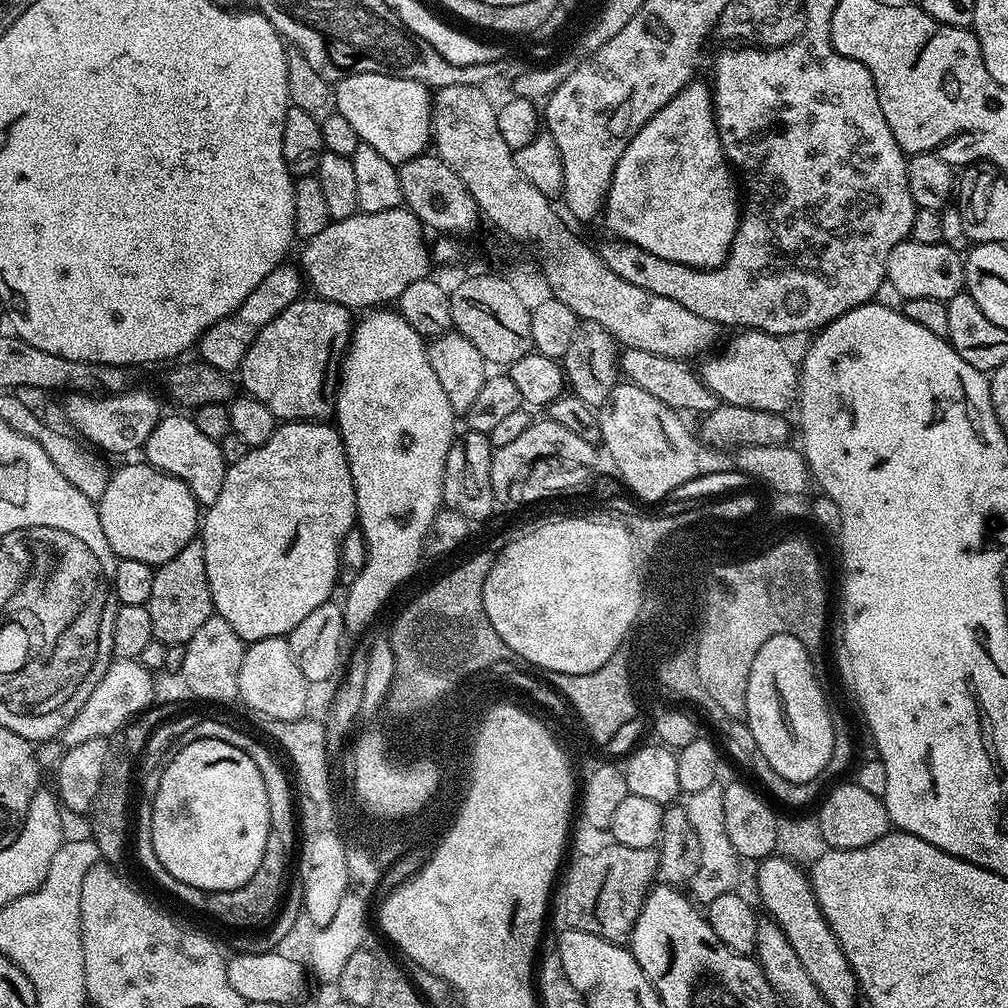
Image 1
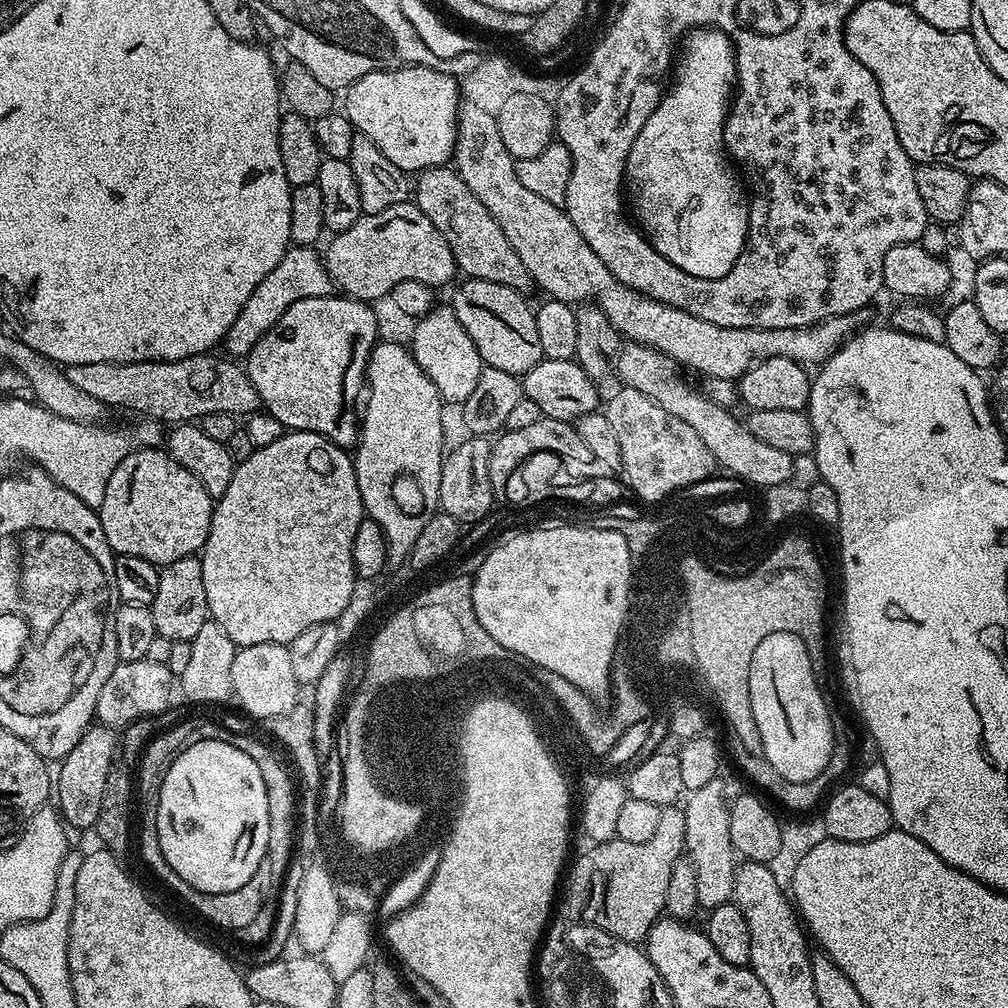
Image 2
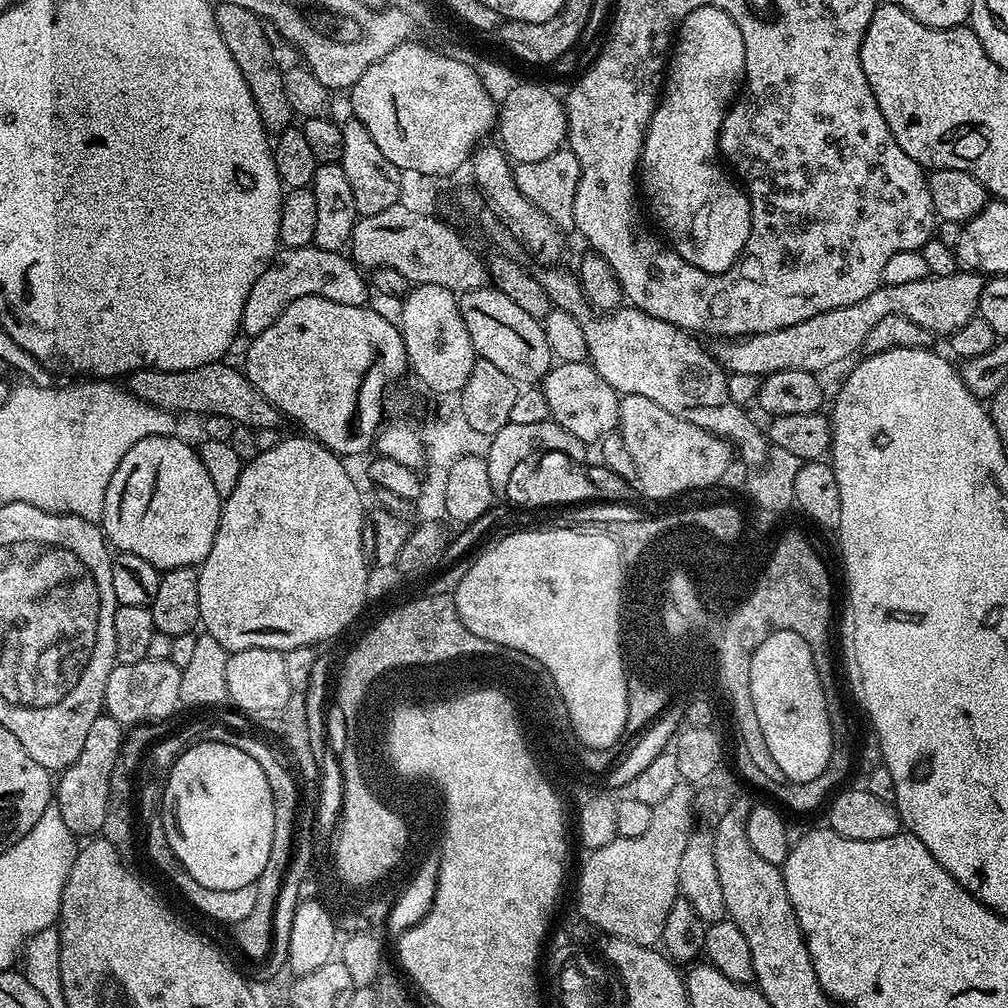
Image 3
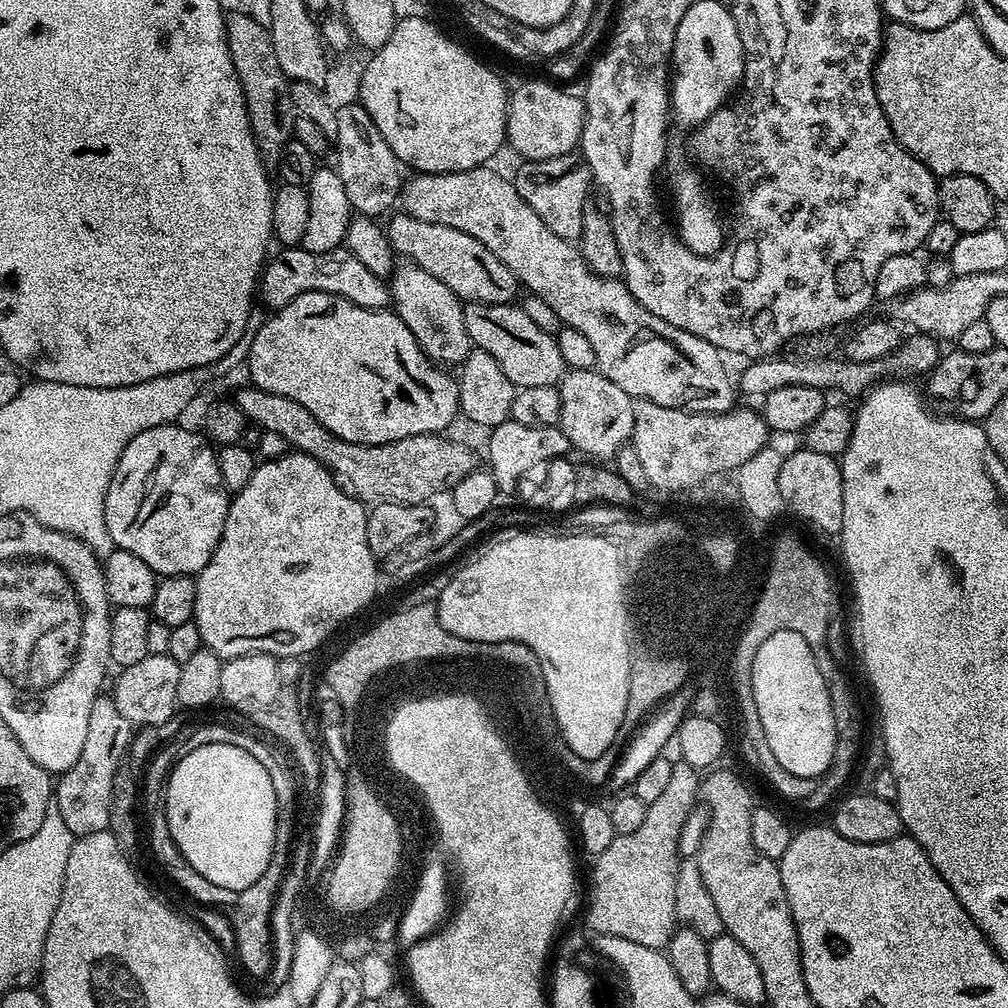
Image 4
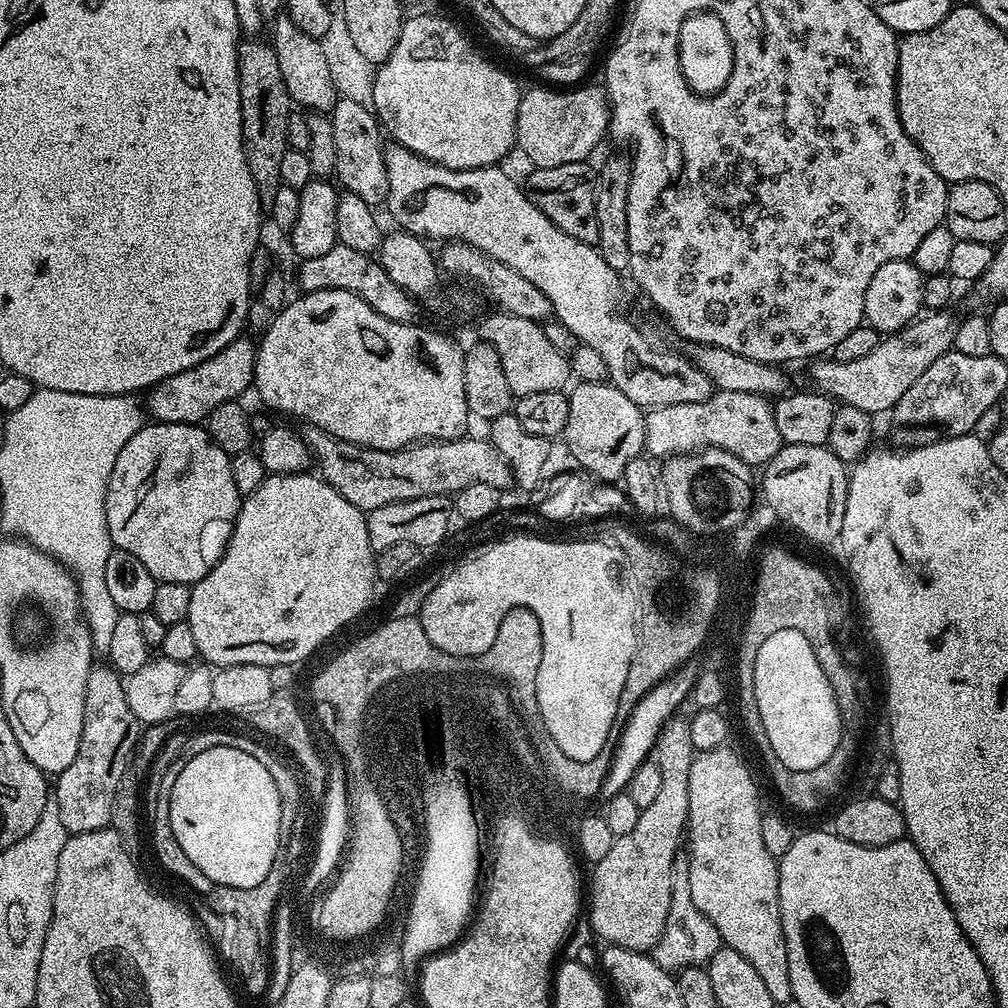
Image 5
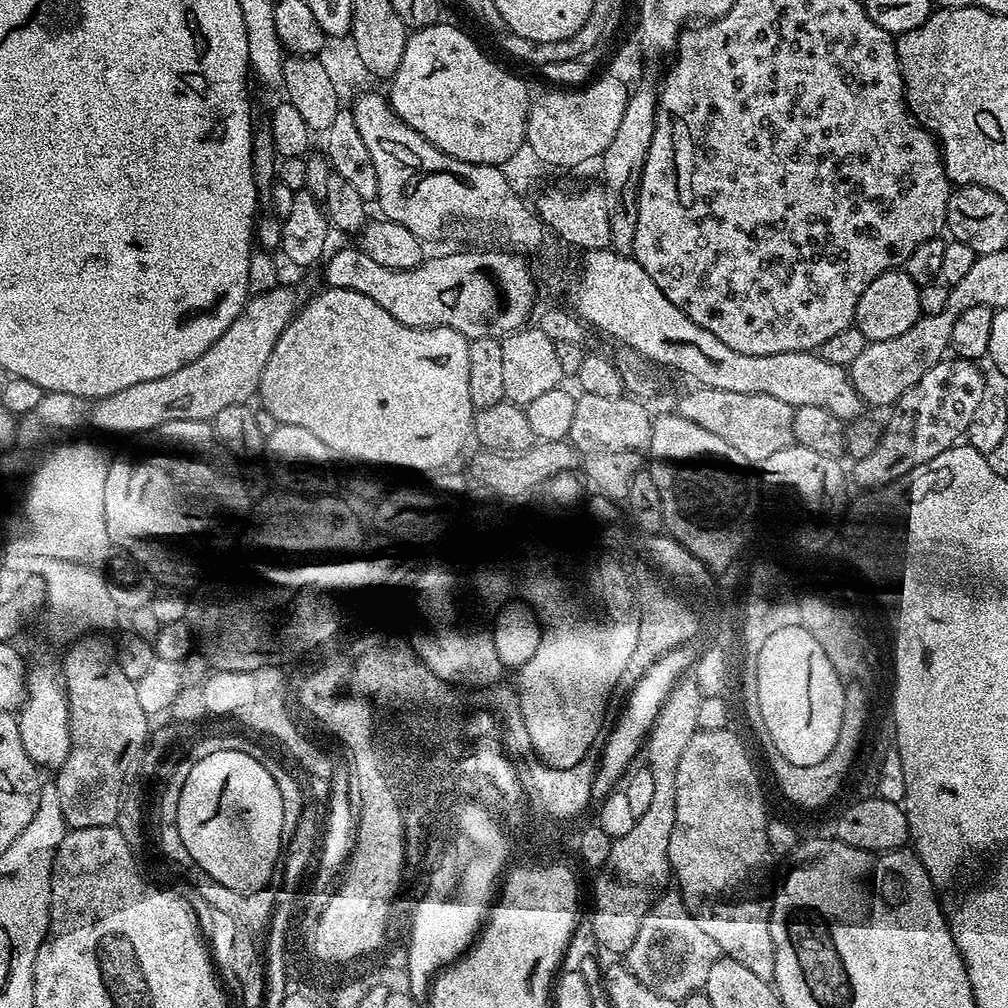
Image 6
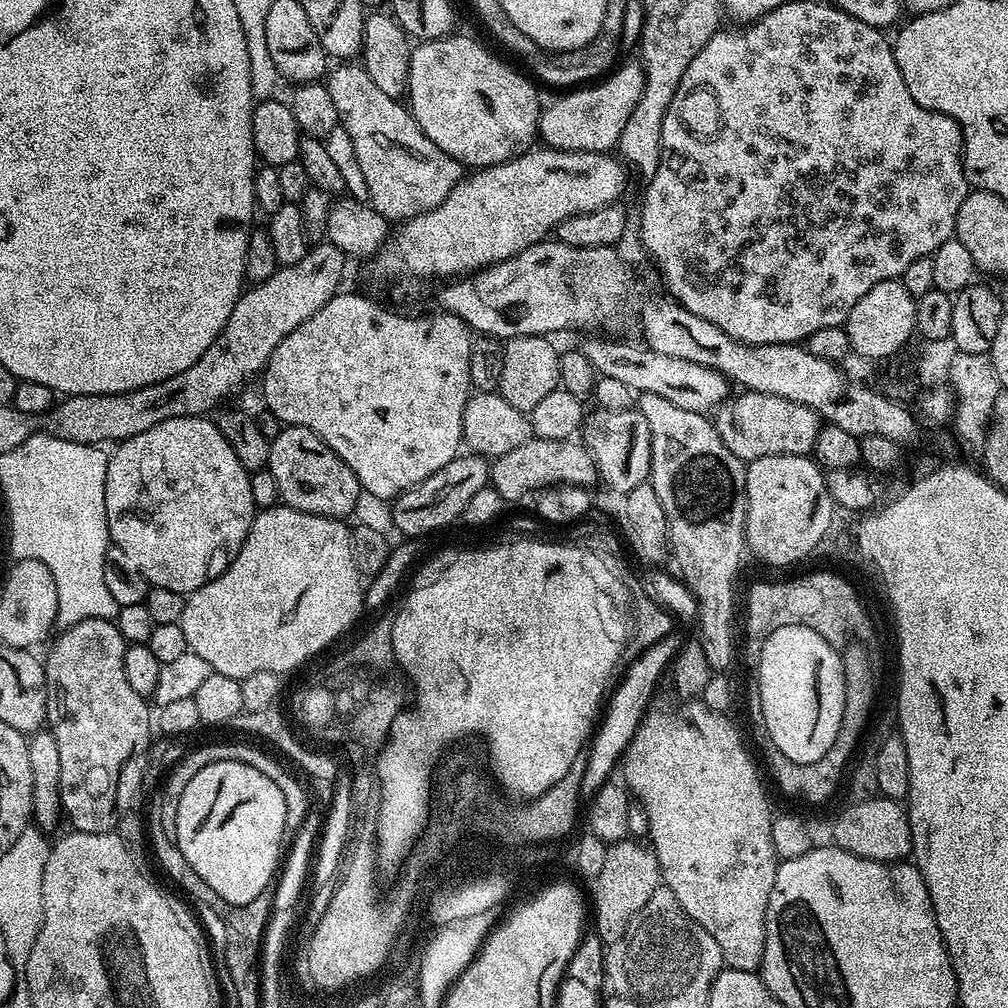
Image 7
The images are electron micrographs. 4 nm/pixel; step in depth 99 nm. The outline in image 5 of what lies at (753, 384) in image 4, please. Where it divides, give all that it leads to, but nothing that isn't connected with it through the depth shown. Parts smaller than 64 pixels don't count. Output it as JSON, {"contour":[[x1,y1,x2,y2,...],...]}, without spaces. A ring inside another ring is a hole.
{"contour":[[932,310,921,315,901,332,885,335,878,346,870,350,870,354,854,358,854,362,838,362,831,358,813,359,810,364,812,380,816,383,813,385,840,404,858,406,858,410,873,414,891,413,898,398,902,398,902,394,906,394,906,390,918,382,918,377,952,348,958,320,950,313,948,310]]}

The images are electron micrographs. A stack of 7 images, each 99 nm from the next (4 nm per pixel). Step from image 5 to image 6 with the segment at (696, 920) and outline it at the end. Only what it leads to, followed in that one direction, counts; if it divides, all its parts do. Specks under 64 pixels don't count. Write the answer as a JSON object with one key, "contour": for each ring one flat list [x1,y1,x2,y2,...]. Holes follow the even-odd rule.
{"contour":[[661,891,646,918,642,918,634,946,630,946,626,954,626,967,634,978,638,978,638,982,662,994,662,998,682,1002,690,994,703,989,710,966,714,966,722,953,718,942,714,942,714,938,710,938,698,922,694,922,679,891,668,891]]}

